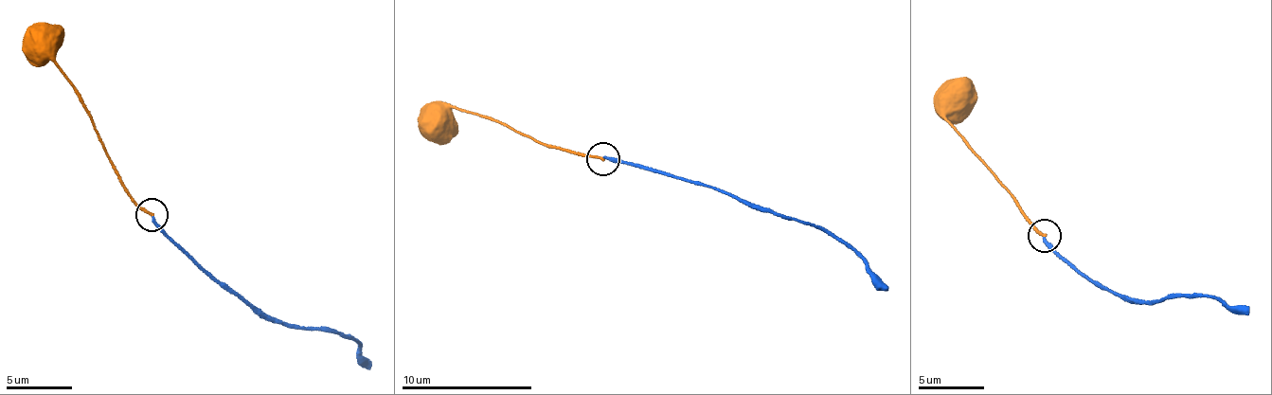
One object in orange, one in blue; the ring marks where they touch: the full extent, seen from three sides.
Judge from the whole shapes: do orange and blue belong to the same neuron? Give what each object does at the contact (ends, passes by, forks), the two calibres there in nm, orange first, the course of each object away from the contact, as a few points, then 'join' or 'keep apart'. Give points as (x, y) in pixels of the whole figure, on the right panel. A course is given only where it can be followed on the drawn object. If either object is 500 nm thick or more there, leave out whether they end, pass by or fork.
orange ends; blue ends; calibres 220 and 200 nm; course orange (1044, 235), (984, 158), (947, 122), (942, 113), (951, 104); course blue (1044, 238), (1090, 278), (1143, 301), (1183, 295), (1209, 296), (1248, 312); keep apart

